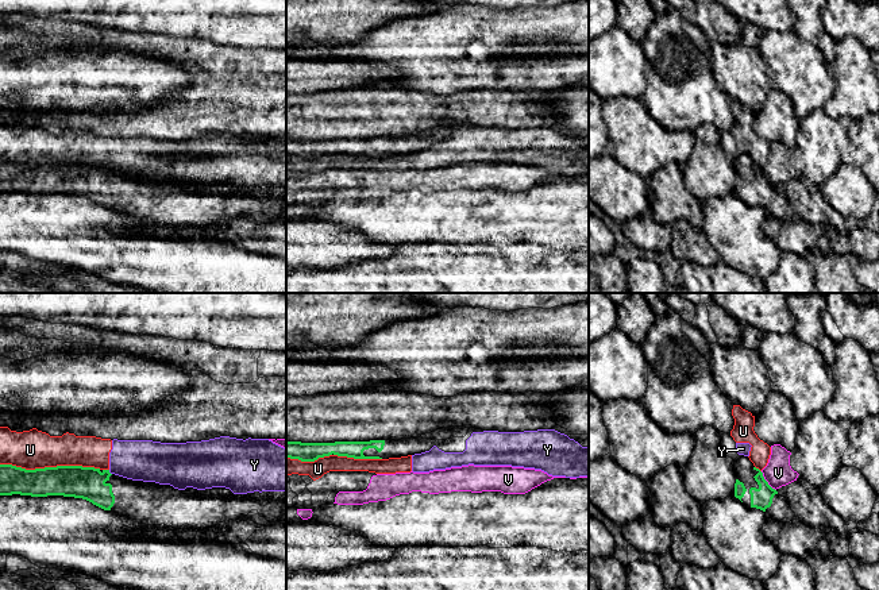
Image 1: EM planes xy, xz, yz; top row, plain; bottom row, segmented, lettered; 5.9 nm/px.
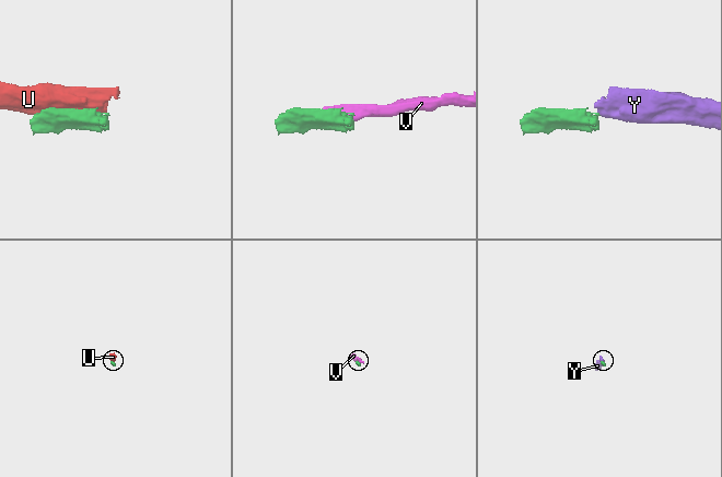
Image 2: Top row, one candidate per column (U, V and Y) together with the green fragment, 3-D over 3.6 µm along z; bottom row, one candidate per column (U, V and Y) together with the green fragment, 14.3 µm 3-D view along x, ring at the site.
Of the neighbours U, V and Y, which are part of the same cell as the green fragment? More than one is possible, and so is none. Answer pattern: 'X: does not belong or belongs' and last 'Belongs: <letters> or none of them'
U: does not belong
V: does not belong
Y: does not belong
Belongs: none of them

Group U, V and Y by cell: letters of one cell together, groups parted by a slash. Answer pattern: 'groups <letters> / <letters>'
groups U Y / V

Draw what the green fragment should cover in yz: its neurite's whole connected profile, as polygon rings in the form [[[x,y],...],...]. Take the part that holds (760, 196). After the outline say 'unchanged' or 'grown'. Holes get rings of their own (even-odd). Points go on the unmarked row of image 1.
[[[739,153],[735,157],[735,167],[737,176],[735,194],[744,203],[760,207],[767,216],[780,220],[797,216],[786,196],[768,182],[763,170],[753,163],[748,154]]]; grown

